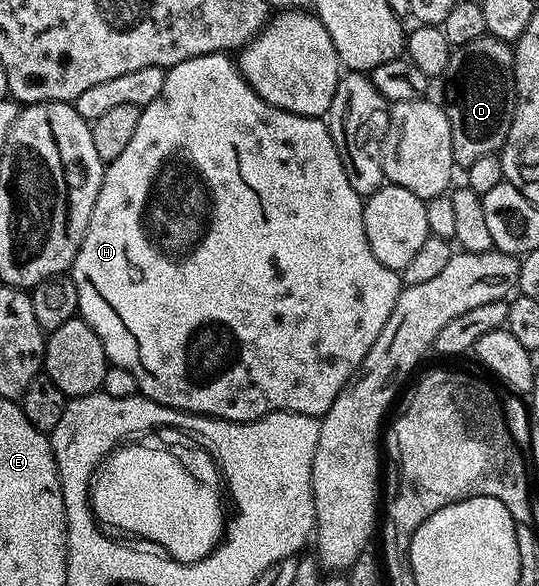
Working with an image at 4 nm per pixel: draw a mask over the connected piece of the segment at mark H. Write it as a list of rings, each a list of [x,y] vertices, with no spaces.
[[[228,52],[208,53],[192,57],[183,63],[175,63],[170,69],[165,70],[163,91],[159,91],[159,95],[155,95],[155,99],[151,99],[151,103],[142,108],[139,127],[135,127],[135,136],[131,138],[131,143],[127,143],[127,148],[121,152],[119,159],[106,164],[103,183],[99,187],[99,199],[95,199],[95,211],[91,211],[91,223],[87,223],[83,243],[75,255],[71,270],[75,291],[79,291],[77,312],[81,320],[87,323],[87,327],[91,327],[95,335],[99,335],[99,343],[103,343],[106,362],[109,365],[123,367],[123,371],[131,371],[131,375],[135,375],[135,383],[140,396],[150,397],[155,403],[179,409],[182,413],[220,417],[222,421],[257,421],[268,413],[302,413],[308,417],[320,419],[325,416],[325,412],[329,410],[341,388],[357,372],[367,351],[371,351],[375,339],[379,339],[379,331],[383,331],[387,319],[391,319],[391,311],[395,311],[395,303],[403,288],[400,272],[383,267],[383,263],[375,259],[375,251],[371,251],[371,243],[367,243],[367,231],[363,227],[364,210],[363,199],[347,180],[347,171],[343,171],[343,163],[339,159],[339,151],[329,134],[329,126],[322,118],[300,117],[282,109],[274,109],[263,99],[259,99],[257,92],[251,88],[241,70],[238,69],[236,60]]]

